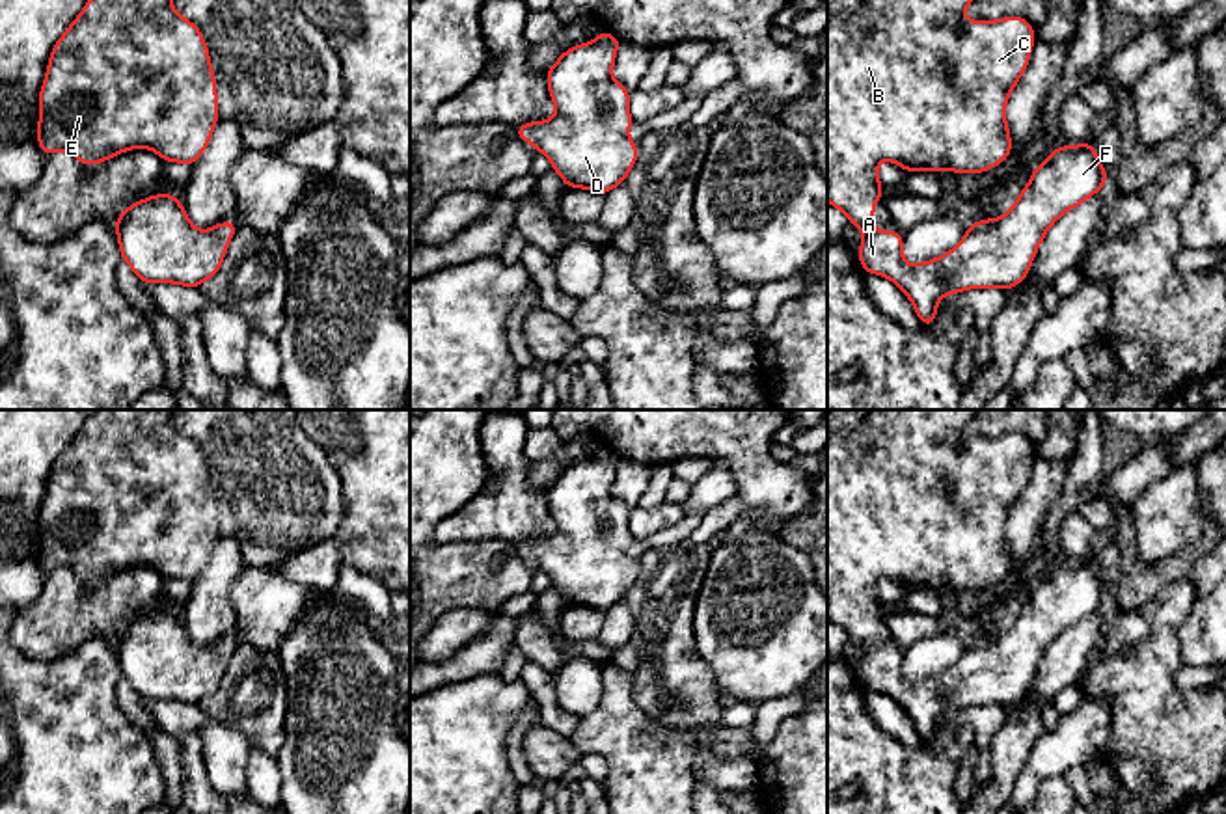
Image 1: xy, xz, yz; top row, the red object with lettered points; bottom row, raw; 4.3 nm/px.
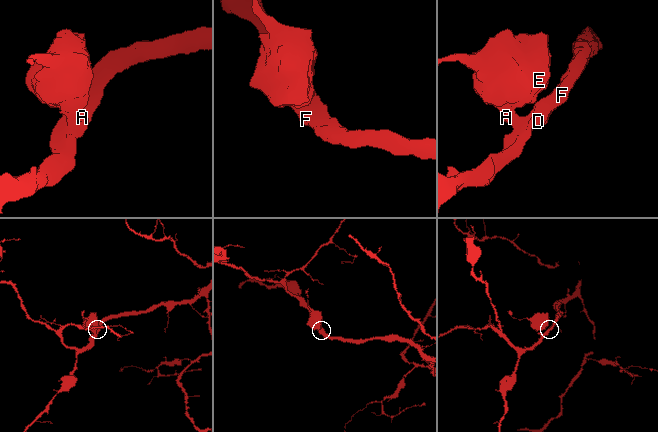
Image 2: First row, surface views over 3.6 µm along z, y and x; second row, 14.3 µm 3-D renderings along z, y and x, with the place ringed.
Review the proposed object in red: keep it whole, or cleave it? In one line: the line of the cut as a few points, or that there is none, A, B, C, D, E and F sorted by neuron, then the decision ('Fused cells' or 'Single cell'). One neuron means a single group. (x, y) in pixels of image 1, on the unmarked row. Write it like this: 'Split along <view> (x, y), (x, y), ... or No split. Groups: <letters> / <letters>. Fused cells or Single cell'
No split. Groups: A B C D E F. Single cell

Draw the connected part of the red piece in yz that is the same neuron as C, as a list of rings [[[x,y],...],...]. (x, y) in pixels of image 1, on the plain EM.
[[[827,410],[827,618],[842,628],[850,641],[865,650],[857,674],[866,691],[879,691],[896,700],[911,717],[922,743],[933,743],[941,713],[967,706],[999,704],[1010,708],[1030,689],[1034,672],[1049,644],[1105,602],[1103,587],[1092,559],[1056,564],[1017,613],[1014,624],[995,637],[978,635],[960,661],[920,682],[906,682],[904,652],[874,646],[874,622],[881,615],[878,579],[891,577],[904,589],[947,585],[960,590],[984,590],[1002,581],[1012,568],[1004,527],[1008,512],[1023,494],[1036,447],[1019,432],[999,438],[965,438],[965,425],[980,410]]]

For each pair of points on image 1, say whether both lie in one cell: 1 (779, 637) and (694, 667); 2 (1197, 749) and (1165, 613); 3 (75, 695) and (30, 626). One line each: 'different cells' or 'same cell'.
1: different cells
2: same cell
3: different cells

